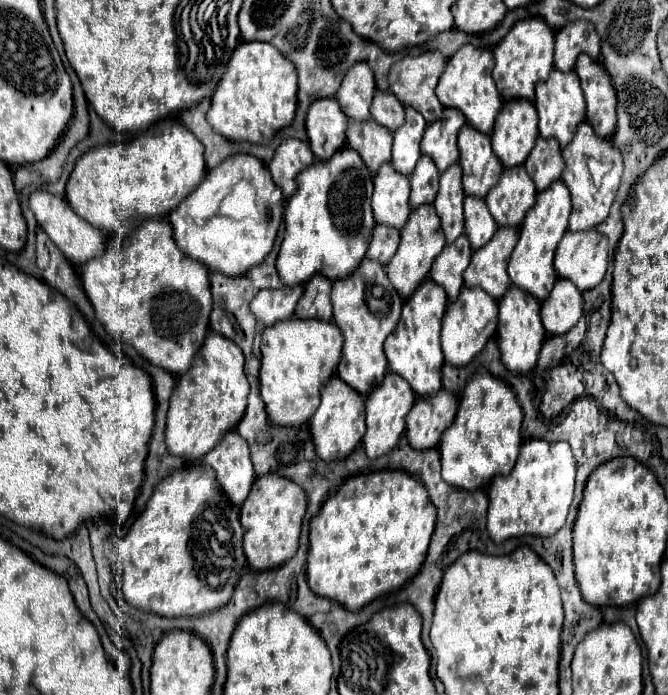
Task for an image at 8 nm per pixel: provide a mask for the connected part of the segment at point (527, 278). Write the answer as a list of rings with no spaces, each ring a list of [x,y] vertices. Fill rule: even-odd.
[[[557,180],[555,184],[551,184],[551,188],[547,188],[547,192],[539,192],[535,200],[535,208],[527,212],[527,216],[523,218],[523,224],[519,226],[519,244],[515,246],[509,258],[507,274],[517,288],[531,292],[541,302],[549,296],[557,280],[557,274],[553,268],[553,252],[567,230],[569,214],[571,214],[571,198],[569,198],[567,186],[561,180]]]

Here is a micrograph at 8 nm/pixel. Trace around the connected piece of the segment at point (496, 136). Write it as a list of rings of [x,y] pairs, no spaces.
[[[509,100],[497,116],[491,132],[491,146],[505,168],[521,166],[531,152],[537,132],[537,116],[531,100]]]

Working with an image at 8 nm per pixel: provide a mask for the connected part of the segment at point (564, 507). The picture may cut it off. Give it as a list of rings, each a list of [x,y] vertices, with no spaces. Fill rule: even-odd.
[[[529,440],[509,476],[495,476],[489,484],[487,532],[495,542],[511,536],[551,536],[567,518],[575,486],[575,456],[567,442]]]

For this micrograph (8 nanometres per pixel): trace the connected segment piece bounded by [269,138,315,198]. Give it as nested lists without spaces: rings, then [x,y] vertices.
[[[287,138],[279,144],[273,160],[269,162],[269,172],[275,180],[275,184],[279,184],[279,188],[283,190],[283,194],[287,198],[297,190],[297,176],[307,166],[311,166],[313,160],[315,160],[315,156],[313,156],[309,144],[303,140]]]

